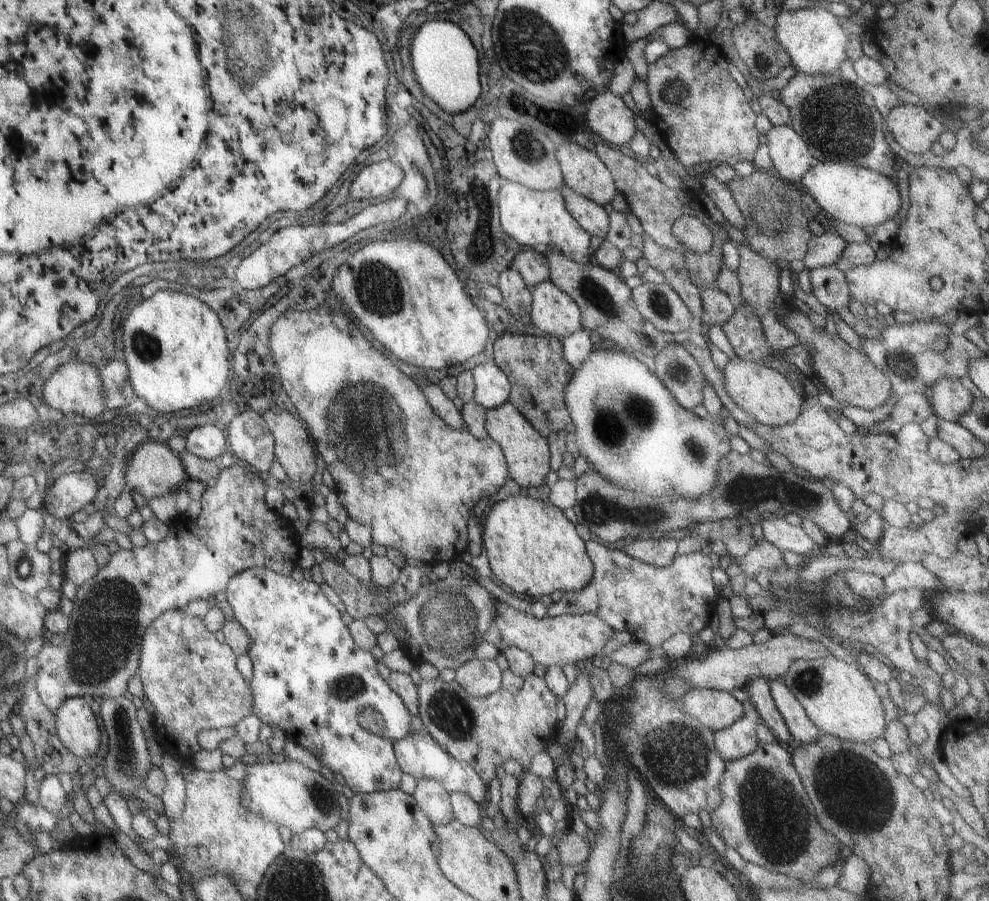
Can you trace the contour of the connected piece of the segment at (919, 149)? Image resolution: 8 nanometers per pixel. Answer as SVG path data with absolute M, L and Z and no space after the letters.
M901 103L894 106L884 116L884 120L893 140L903 150L913 154L927 152L942 131L942 122L916 105Z

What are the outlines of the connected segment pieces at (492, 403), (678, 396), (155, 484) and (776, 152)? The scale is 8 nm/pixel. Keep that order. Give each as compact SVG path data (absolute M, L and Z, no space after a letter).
M487 360L469 370L473 382L473 401L485 411L508 401L510 385L505 374Z
M669 344L653 360L653 376L669 390L673 402L689 412L702 403L704 375L681 346Z
M145 441L131 454L124 472L124 484L127 484L143 498L155 498L173 491L180 482L188 480L183 463L166 443Z
M787 124L772 126L766 134L772 170L785 181L798 184L801 175L817 159L810 155L801 137Z

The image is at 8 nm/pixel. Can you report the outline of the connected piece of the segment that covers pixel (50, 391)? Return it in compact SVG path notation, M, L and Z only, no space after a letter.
M79 361L66 362L50 374L40 390L42 407L59 412L73 412L83 418L93 418L104 410L102 399L102 384L97 368L89 363Z

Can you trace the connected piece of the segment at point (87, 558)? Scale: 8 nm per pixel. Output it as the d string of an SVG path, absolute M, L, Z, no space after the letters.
M93 548L73 549L69 550L64 560L61 576L63 580L71 580L78 587L99 569L93 559Z

